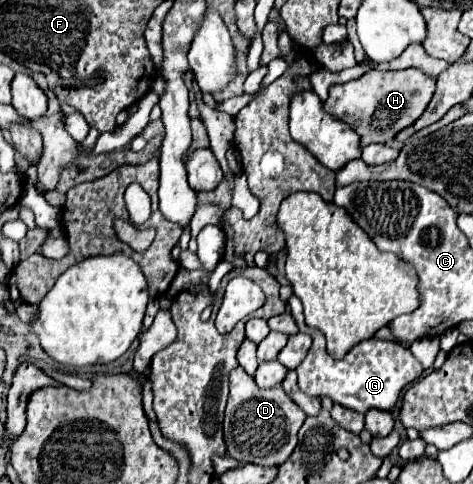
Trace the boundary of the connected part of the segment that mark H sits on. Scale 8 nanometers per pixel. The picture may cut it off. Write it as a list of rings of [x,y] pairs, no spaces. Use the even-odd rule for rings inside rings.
[[[417,68],[405,70],[369,70],[357,80],[349,80],[345,84],[333,84],[329,88],[329,98],[323,102],[323,110],[341,118],[341,122],[349,124],[361,138],[361,146],[369,144],[387,144],[397,132],[411,126],[431,102],[435,90],[435,80],[425,76]]]

